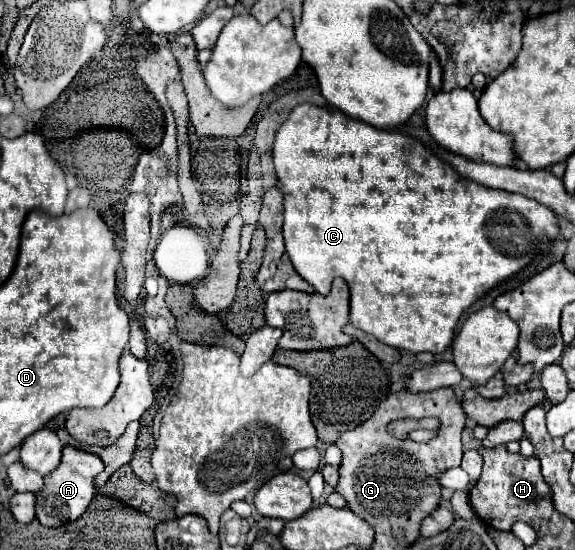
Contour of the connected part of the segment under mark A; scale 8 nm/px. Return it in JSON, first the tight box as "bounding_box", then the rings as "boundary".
{"bounding_box":[36,446,104,526],"boundary":[[[64,446],[60,466],[50,476],[44,478],[44,490],[36,494],[36,518],[44,526],[58,526],[58,524],[78,520],[78,516],[86,512],[90,500],[96,494],[94,478],[96,474],[102,472],[102,468],[104,464],[96,454],[88,454],[72,446]]]}

